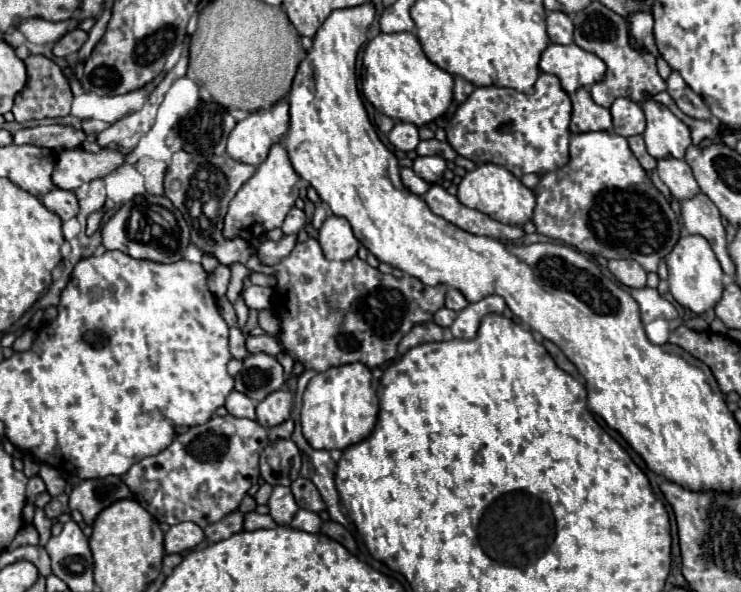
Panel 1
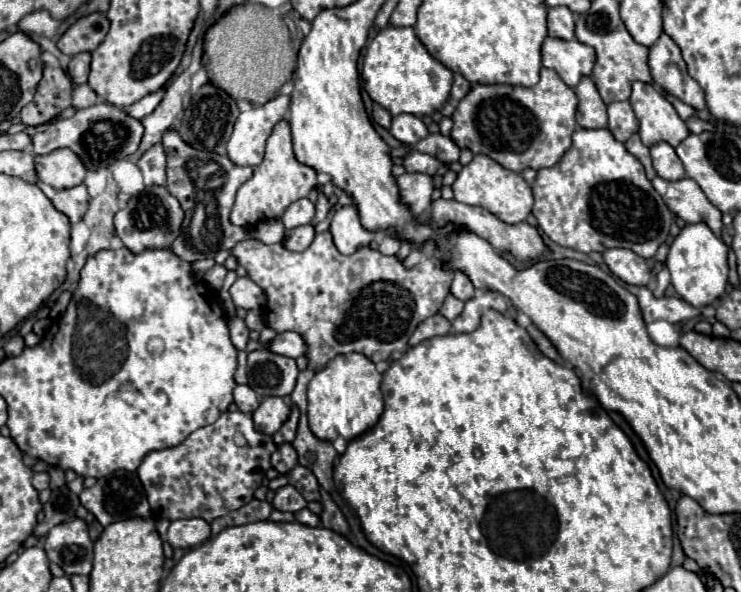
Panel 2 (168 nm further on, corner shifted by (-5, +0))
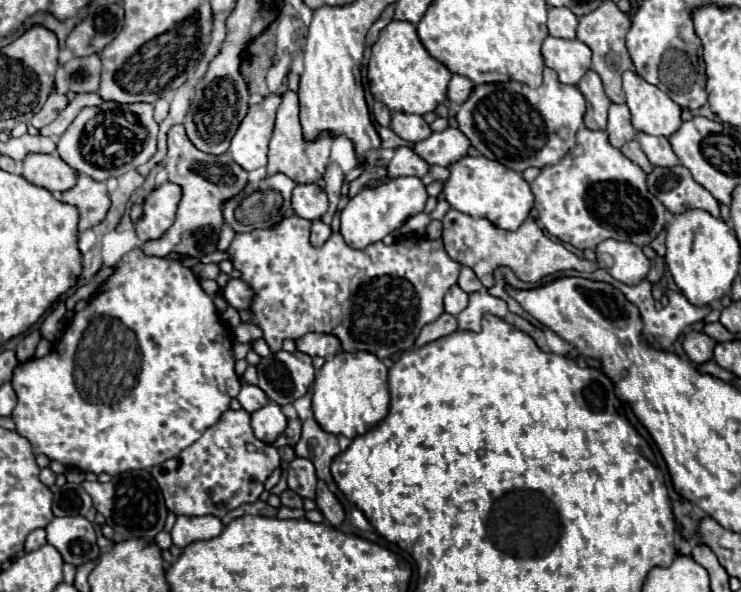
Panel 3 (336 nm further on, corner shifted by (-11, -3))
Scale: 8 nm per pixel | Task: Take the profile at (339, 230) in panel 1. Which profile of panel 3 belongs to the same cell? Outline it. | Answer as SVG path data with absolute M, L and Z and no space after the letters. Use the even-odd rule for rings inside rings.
M417 176L407 178L393 178L391 182L369 190L363 188L355 198L341 212L341 236L345 244L355 250L363 250L375 242L381 242L387 234L399 230L411 216L421 214L427 204L427 190L425 184Z

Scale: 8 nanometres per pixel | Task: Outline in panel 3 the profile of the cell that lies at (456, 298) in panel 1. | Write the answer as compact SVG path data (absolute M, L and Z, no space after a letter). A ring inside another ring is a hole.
M461 268L461 276L459 276L457 284L467 294L471 294L471 292L483 292L485 290L483 284L479 282L479 278L475 276L475 272L471 268Z

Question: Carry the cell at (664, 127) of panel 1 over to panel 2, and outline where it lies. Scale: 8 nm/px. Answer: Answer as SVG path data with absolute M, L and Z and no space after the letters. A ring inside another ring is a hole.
M635 81L631 85L629 103L639 121L637 133L647 147L659 141L677 147L677 143L681 143L689 135L685 121L677 115L667 97L651 83Z

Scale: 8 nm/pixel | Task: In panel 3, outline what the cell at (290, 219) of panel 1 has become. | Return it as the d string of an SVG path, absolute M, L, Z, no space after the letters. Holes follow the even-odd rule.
M295 186L291 198L293 212L305 220L319 220L327 212L327 194L323 188L315 186Z

